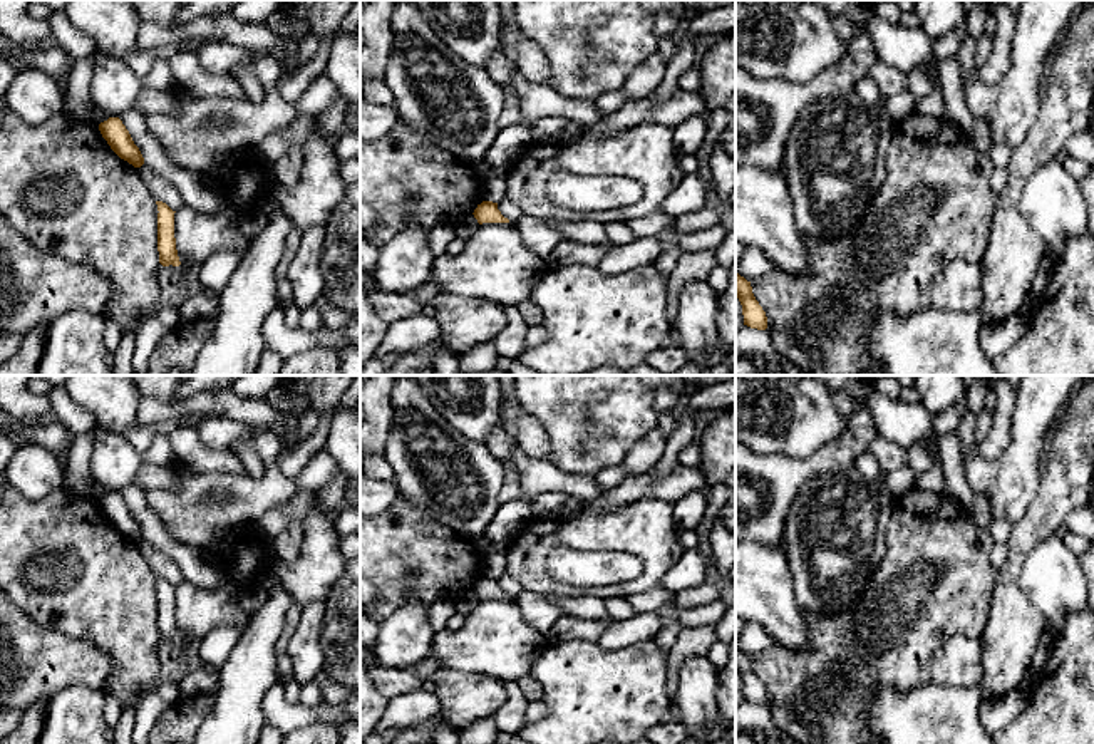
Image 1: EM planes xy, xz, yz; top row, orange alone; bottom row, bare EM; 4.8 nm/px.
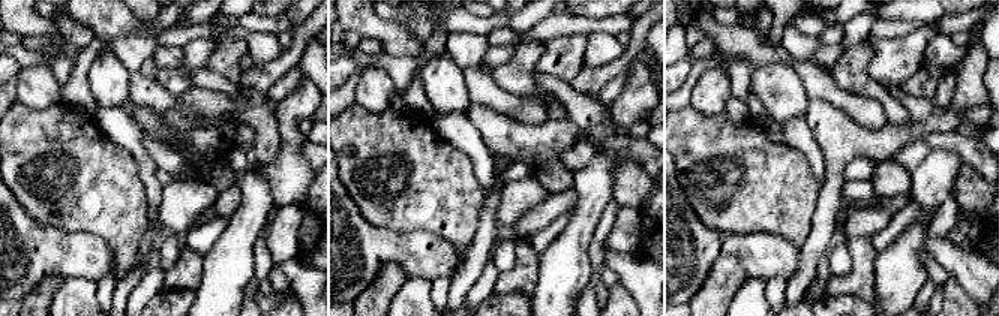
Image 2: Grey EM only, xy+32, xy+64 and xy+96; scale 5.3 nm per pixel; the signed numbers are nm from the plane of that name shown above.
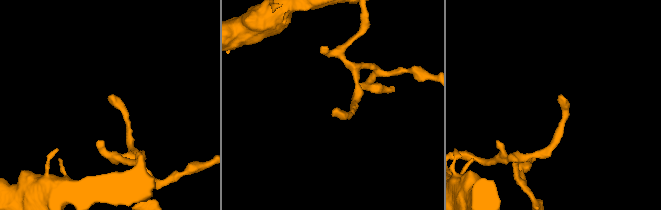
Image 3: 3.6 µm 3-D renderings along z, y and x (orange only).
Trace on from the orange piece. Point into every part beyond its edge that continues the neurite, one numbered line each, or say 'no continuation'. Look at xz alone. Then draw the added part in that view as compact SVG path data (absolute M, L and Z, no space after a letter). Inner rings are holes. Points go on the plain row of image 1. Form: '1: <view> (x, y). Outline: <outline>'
no continuation

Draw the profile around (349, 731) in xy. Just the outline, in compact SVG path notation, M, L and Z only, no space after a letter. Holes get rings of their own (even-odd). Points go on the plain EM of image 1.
M345 721L338 727L340 744L360 744L360 722Z

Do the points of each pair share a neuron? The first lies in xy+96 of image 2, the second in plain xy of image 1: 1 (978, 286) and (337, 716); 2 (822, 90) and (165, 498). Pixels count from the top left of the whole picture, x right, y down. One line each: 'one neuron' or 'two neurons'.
1: two neurons
2: two neurons

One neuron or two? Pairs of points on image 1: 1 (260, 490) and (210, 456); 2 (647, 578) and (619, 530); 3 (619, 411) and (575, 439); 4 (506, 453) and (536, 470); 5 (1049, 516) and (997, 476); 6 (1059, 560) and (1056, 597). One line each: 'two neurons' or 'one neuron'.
1: two neurons
2: one neuron
3: one neuron
4: one neuron
5: two neurons
6: one neuron

